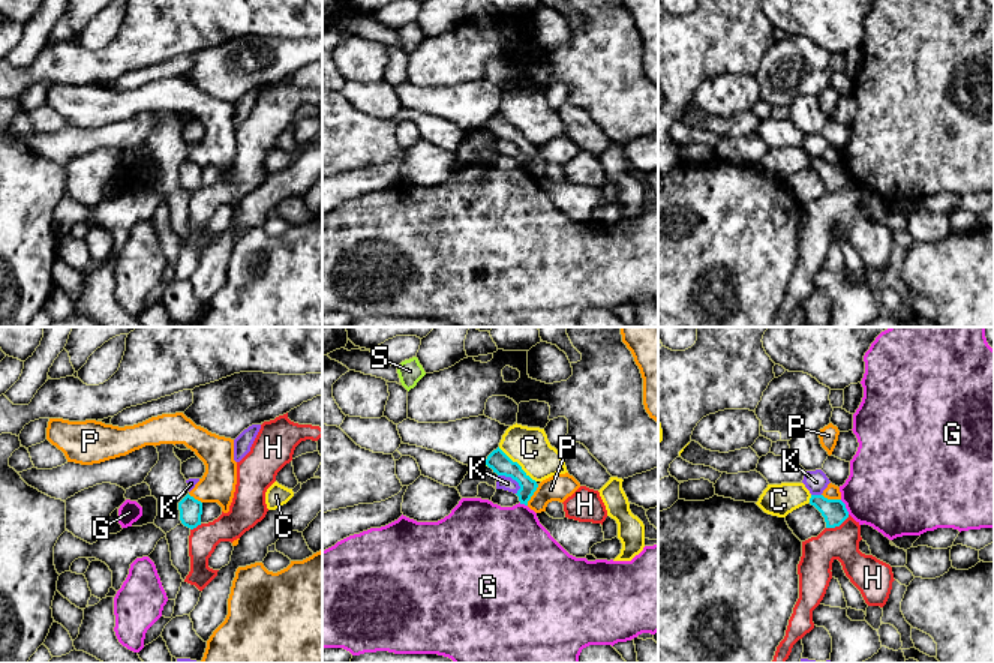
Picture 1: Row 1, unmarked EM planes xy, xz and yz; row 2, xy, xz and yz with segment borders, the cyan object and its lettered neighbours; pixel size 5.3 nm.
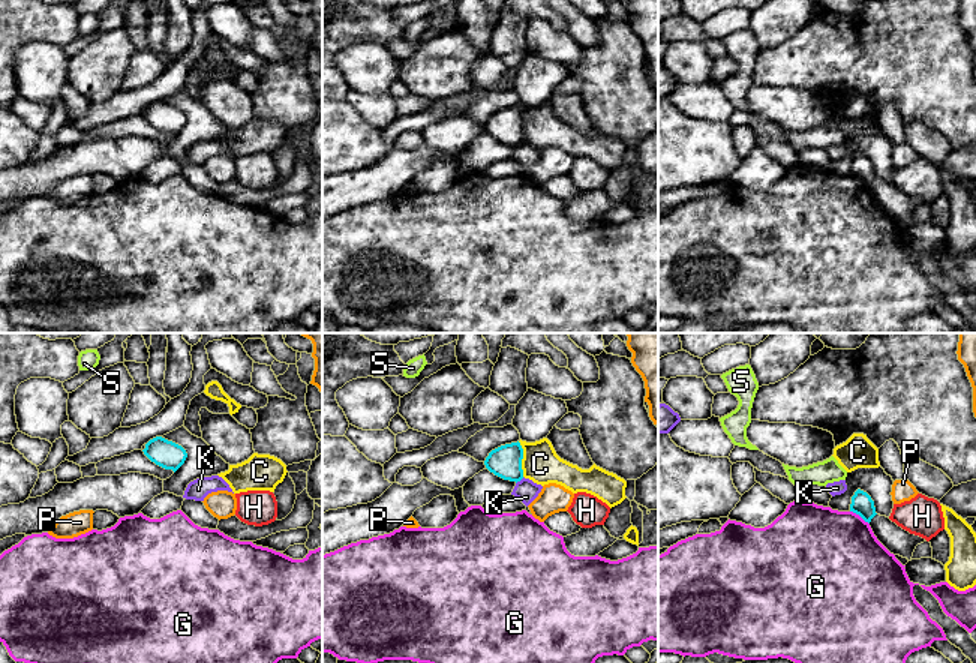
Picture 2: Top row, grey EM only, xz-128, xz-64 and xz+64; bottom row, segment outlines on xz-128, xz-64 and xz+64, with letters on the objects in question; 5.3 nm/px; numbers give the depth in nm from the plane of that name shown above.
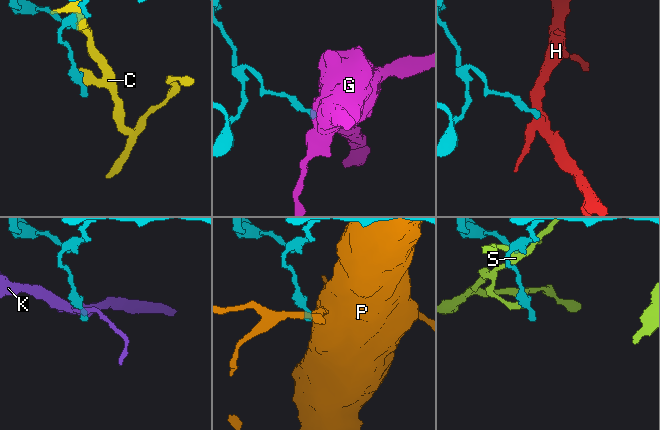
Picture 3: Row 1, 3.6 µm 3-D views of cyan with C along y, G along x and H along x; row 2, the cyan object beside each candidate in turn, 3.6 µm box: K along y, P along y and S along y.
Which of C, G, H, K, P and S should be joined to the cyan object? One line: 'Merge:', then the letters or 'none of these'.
Merge: none of these

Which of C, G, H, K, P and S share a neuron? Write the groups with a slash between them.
C / G / H / K / P / S

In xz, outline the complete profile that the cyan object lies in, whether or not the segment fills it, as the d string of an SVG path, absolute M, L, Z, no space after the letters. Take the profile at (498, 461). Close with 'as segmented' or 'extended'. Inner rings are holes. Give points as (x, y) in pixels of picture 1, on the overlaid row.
M499 447L493 450L487 459L486 465L493 470L498 476L511 477L520 486L517 496L520 504L528 506L528 501L537 490L538 484L532 480L517 462L513 462Z; as segmented

